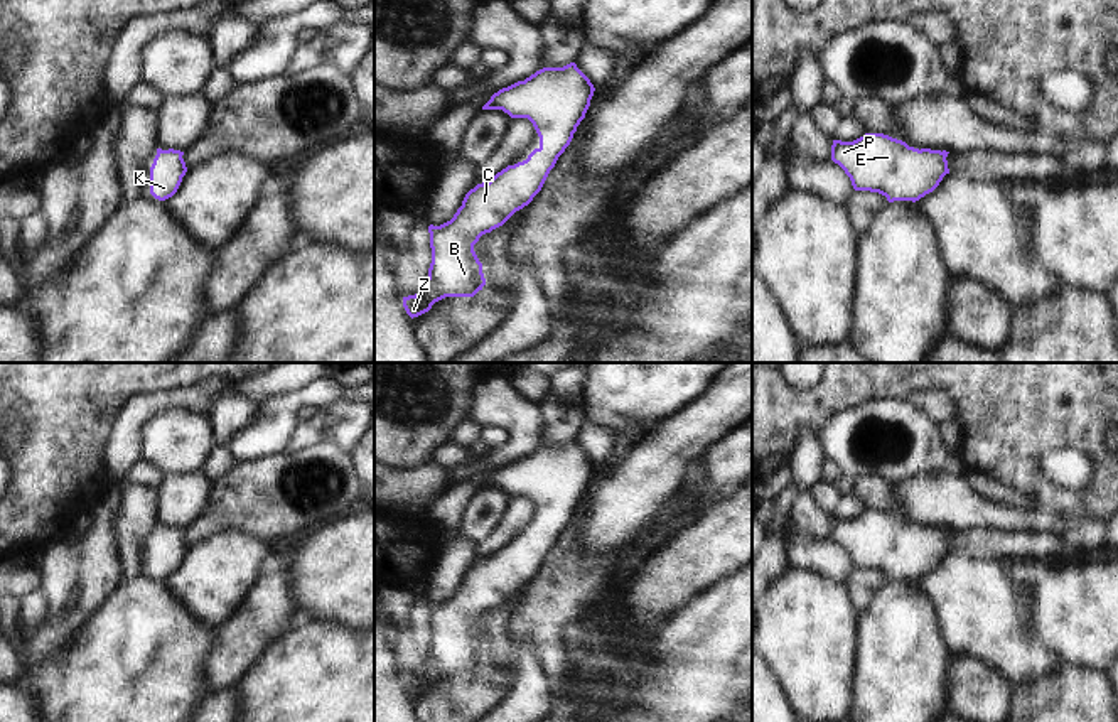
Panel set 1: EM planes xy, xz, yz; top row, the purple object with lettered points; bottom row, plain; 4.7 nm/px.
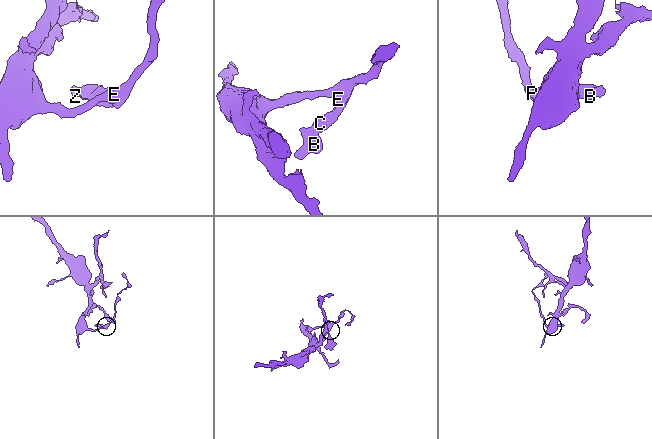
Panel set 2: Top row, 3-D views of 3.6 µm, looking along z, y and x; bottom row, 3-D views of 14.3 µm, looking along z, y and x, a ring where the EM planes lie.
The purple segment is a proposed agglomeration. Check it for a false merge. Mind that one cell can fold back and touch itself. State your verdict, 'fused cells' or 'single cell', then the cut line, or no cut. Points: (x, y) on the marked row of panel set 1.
single cell; cut none

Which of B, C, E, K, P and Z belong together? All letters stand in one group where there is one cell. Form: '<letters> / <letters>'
B C E K P Z

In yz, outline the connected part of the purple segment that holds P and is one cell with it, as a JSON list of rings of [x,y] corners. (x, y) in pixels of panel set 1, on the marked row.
[[[884,133],[853,142],[833,140],[831,160],[850,177],[855,191],[879,192],[894,201],[919,201],[949,174],[946,150],[914,148]]]

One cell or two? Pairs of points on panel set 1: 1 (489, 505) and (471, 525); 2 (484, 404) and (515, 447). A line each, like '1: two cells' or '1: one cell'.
1: one cell
2: one cell

